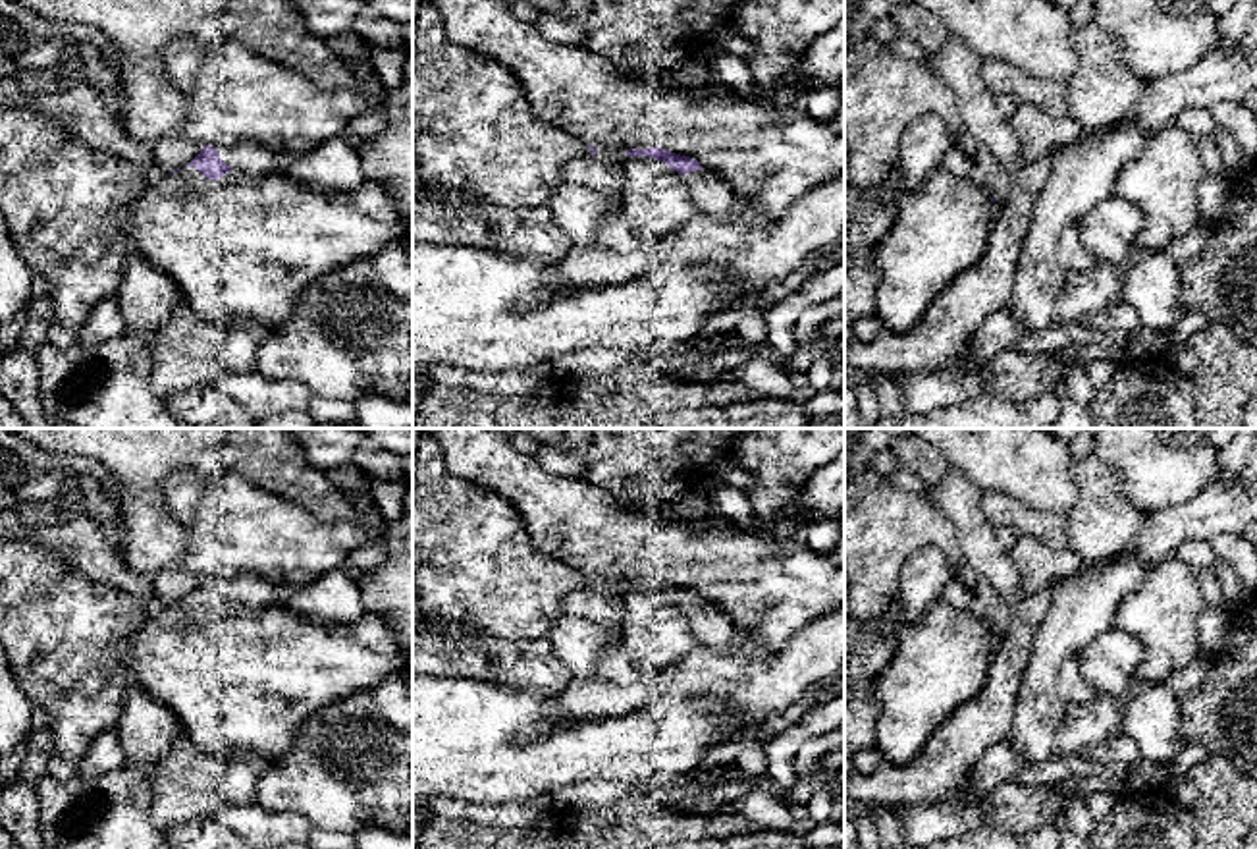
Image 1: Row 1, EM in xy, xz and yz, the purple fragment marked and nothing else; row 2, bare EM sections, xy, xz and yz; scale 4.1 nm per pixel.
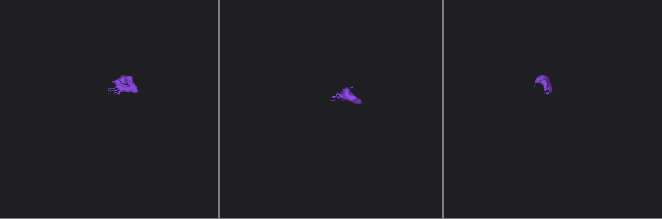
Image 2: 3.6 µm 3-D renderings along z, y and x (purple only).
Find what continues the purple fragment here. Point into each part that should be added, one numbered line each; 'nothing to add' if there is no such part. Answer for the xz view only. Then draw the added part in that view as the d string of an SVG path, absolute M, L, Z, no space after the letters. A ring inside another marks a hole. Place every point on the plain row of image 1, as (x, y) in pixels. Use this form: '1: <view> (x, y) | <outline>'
1: xz (617, 587) | M598 579L594 583L594 589L602 592L621 594L621 596L628 590L625 581L603 581L603 579Z
2: xz (710, 626) | M700 600L696 604L682 606L682 612L690 621L698 644L719 650L725 650L733 644L736 627L717 606Z

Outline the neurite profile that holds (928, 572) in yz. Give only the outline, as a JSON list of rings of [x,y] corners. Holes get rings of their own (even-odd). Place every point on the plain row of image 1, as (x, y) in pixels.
[[[929,544],[902,567],[898,604],[902,619],[918,623],[941,600],[943,589],[954,579],[947,554]]]

